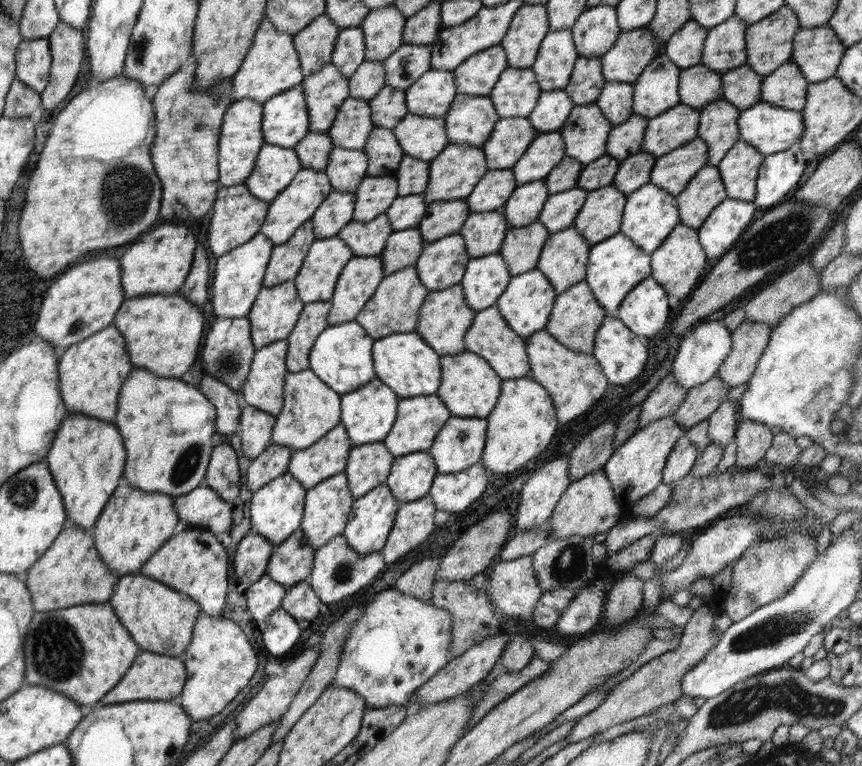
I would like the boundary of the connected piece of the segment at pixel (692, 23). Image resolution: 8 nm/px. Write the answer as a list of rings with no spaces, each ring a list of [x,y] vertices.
[[[694,19],[686,21],[665,44],[665,54],[678,68],[687,69],[701,63],[703,42],[708,28],[700,26]]]

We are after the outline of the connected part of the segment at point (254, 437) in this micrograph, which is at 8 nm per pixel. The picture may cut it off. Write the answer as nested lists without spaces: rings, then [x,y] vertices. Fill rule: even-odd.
[[[241,402],[239,433],[242,441],[242,455],[251,460],[262,454],[272,444],[272,429],[276,417],[262,412],[248,403]]]

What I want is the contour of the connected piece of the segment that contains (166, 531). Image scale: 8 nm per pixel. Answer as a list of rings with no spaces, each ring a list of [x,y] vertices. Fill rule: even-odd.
[[[121,483],[100,513],[91,535],[104,564],[121,577],[139,574],[142,565],[174,534],[178,522],[174,496],[144,492],[135,486]]]

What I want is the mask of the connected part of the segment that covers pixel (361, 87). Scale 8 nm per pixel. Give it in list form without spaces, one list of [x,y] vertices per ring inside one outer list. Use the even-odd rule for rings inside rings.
[[[365,60],[349,78],[349,96],[369,101],[386,86],[383,61]]]

